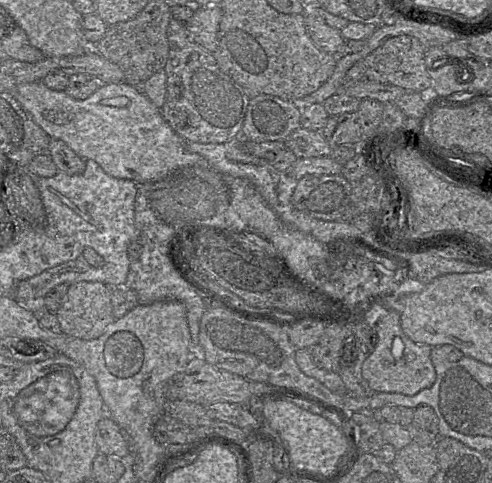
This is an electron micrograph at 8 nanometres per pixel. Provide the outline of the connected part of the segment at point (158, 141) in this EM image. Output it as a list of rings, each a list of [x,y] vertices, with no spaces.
[[[40,80],[20,84],[12,94],[51,139],[63,141],[83,159],[94,160],[105,173],[114,178],[129,179],[135,183],[156,182],[182,167],[207,166],[202,156],[186,149],[185,142],[189,141],[184,141],[171,128],[160,109],[143,94],[141,89],[126,82],[100,84],[95,92],[83,100],[72,98],[64,90],[52,90]]]

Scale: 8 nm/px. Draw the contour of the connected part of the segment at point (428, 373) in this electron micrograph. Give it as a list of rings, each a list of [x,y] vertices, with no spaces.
[[[395,310],[378,313],[373,323],[376,344],[361,368],[362,377],[372,391],[414,396],[430,388],[436,380],[436,372],[431,362],[433,347],[417,344],[407,337],[401,327],[400,314]]]

